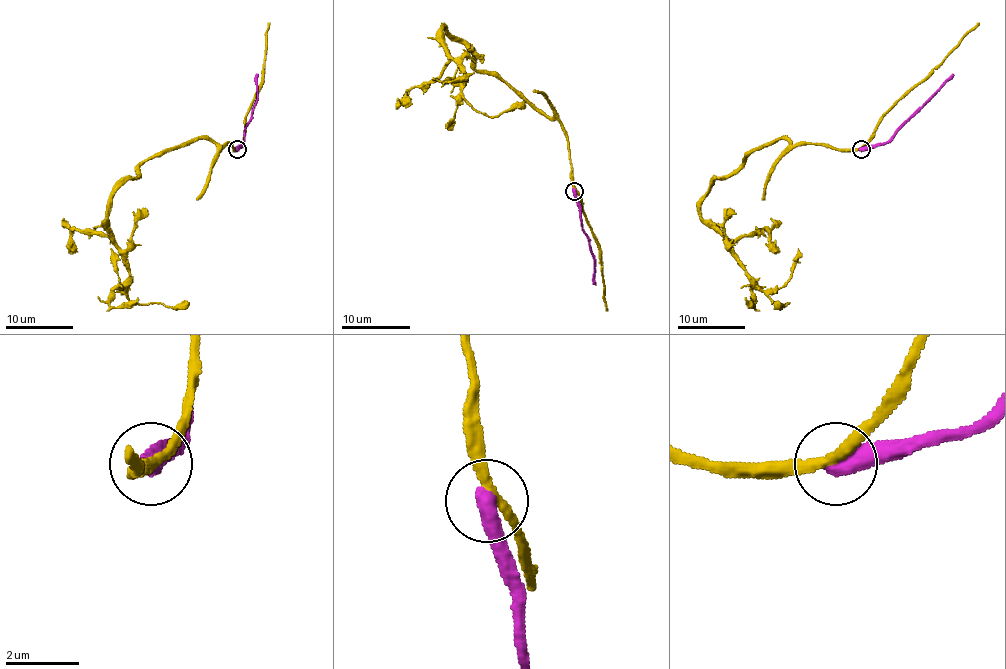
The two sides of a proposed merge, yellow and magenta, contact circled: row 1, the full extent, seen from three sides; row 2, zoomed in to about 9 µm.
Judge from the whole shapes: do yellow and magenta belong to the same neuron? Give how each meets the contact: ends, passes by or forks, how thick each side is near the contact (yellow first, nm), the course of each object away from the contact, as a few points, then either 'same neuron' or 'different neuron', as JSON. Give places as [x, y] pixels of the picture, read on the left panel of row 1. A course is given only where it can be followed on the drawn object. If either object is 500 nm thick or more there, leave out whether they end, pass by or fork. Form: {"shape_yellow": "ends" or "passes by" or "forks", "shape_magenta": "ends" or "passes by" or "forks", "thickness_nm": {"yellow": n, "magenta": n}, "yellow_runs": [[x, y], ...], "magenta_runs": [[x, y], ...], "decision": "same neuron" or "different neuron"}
{"thickness_nm": {"yellow": 260, "magenta": 550}, "yellow_runs": [[237, 148], [202, 138], [168, 148], [144, 160], [109, 204], [107, 233], [129, 270], [126, 297], [188, 302]], "magenta_runs": [[237, 148], [242, 143], [244, 128], [256, 101], [257, 74]], "decision": "different neuron"}

